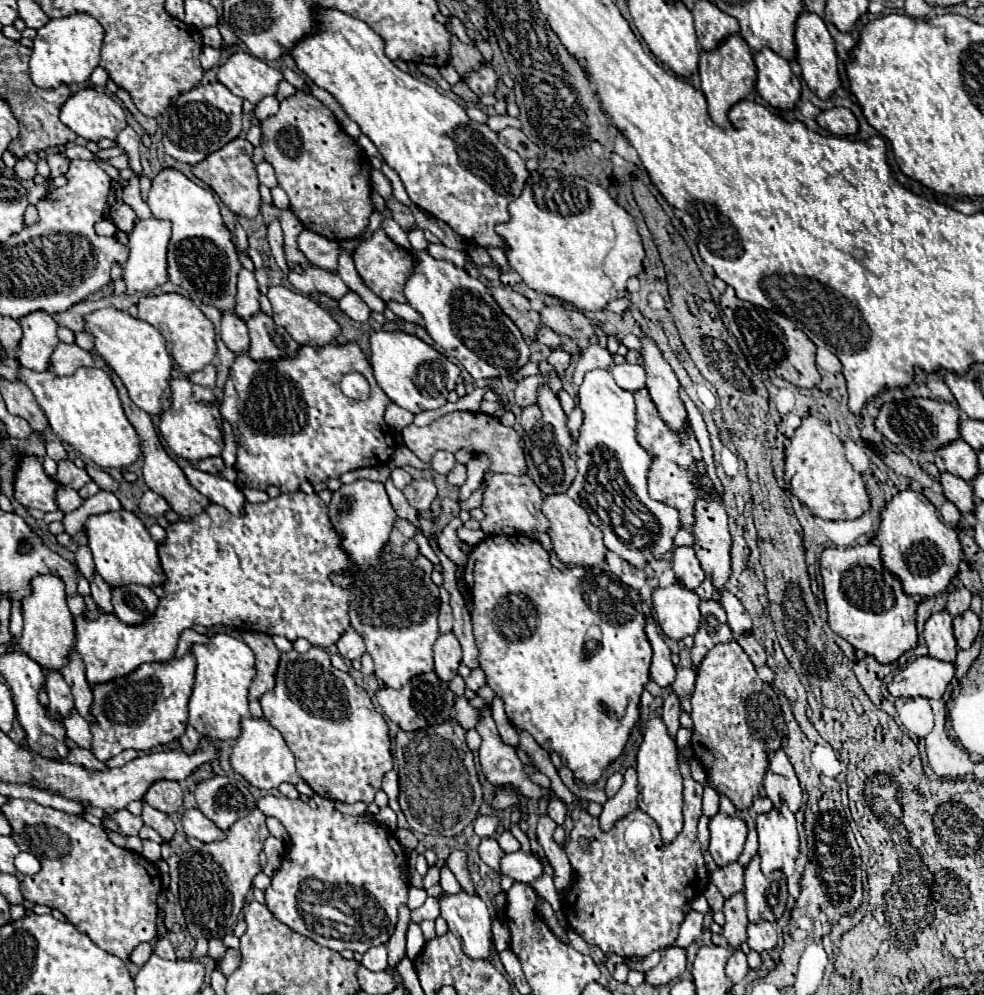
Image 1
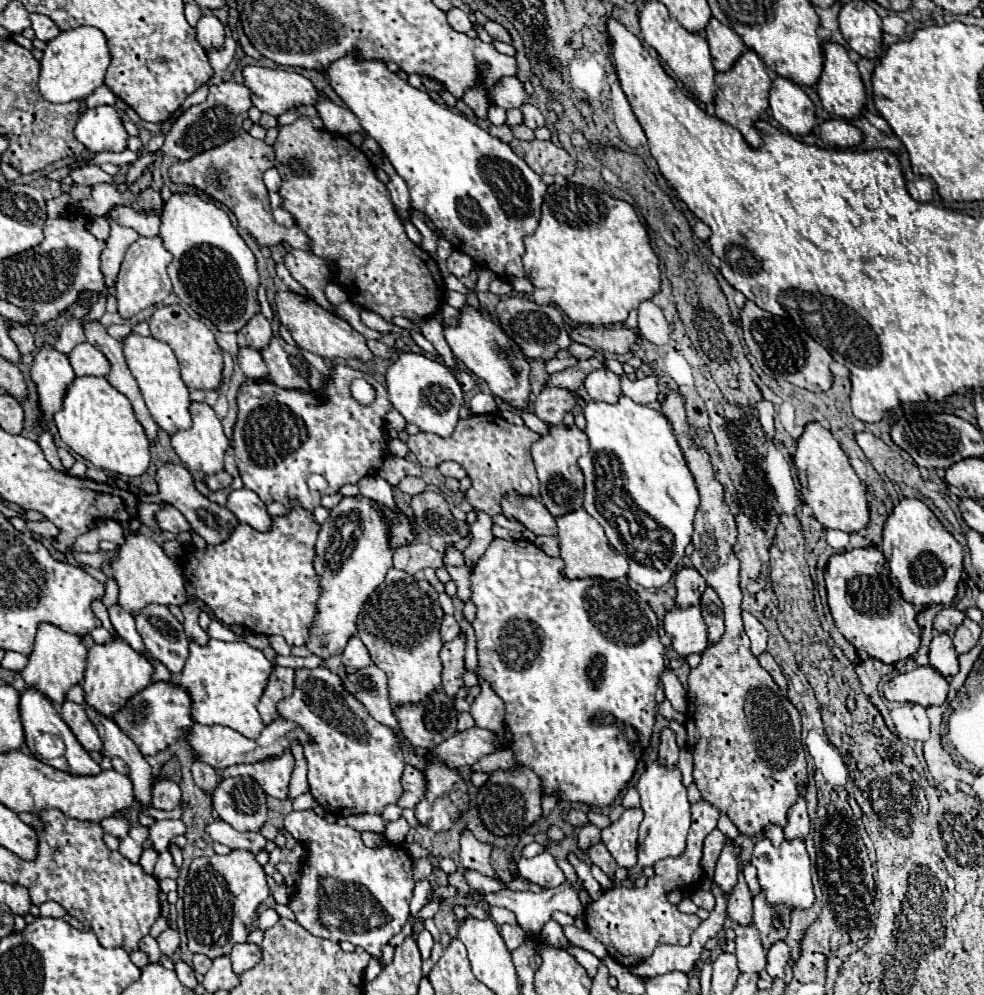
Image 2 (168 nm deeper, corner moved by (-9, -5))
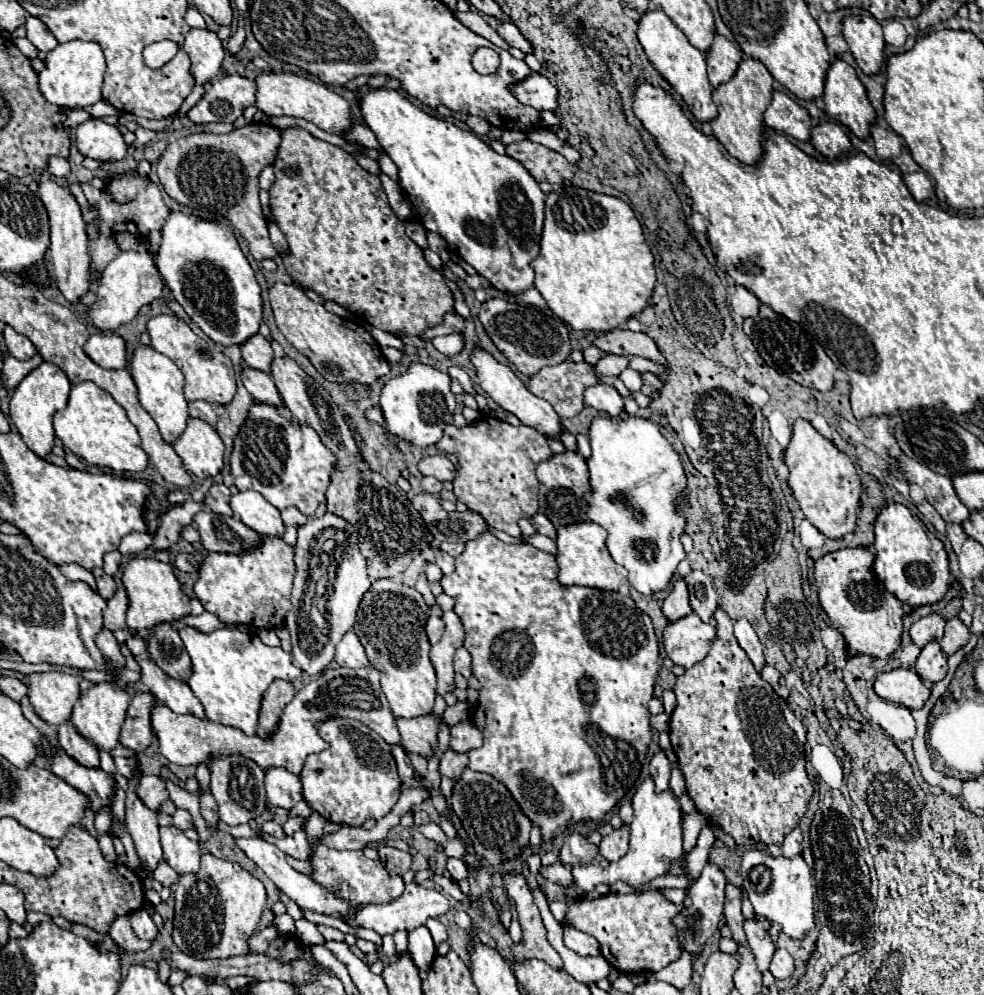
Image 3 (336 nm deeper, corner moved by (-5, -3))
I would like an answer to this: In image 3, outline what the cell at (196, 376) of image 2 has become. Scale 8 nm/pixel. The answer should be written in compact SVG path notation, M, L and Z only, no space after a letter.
M156 315L148 321L148 333L150 333L150 341L152 347L160 353L164 353L166 357L170 357L180 371L184 373L184 397L186 401L196 401L196 399L204 399L204 401L216 401L216 403L230 403L234 393L236 393L236 373L232 369L232 363L226 355L222 355L220 349L210 347L204 339L200 339L190 325L178 317L178 315Z

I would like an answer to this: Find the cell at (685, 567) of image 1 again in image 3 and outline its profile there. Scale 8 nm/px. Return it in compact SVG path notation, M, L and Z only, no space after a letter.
M678 577L674 581L670 595L662 601L662 611L668 621L676 621L676 619L692 613L692 607L688 603L688 583L684 583L682 577Z

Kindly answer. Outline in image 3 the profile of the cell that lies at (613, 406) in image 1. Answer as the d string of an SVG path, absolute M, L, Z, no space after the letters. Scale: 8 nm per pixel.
M626 413L620 417L594 417L588 435L592 445L592 455L588 457L590 491L584 493L588 519L608 531L608 551L616 563L628 569L628 581L636 591L642 595L662 591L674 577L678 563L686 557L680 541L686 529L686 517L680 513L678 505L688 497L688 489L680 455L660 433L656 423L642 417L630 417Z

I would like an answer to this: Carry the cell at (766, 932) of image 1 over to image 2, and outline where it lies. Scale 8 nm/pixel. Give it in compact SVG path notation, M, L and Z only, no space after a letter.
M778 941L776 945L772 945L772 949L768 949L768 975L770 977L784 977L784 969L786 963L790 961L790 949L784 941Z

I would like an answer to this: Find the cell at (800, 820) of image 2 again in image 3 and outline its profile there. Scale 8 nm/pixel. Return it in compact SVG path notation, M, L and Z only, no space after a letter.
M794 827L794 829L784 837L782 855L784 855L784 857L796 857L796 855L800 855L800 851L802 851L802 831L800 831L800 827Z

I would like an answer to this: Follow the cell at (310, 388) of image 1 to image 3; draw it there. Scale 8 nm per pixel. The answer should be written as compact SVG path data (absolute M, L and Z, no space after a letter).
M258 401L252 403L230 455L232 477L240 491L252 487L276 509L282 511L286 507L296 507L310 519L324 501L334 463L336 455L324 447L320 435L316 435L312 427L292 423L292 413L284 405L272 407Z

